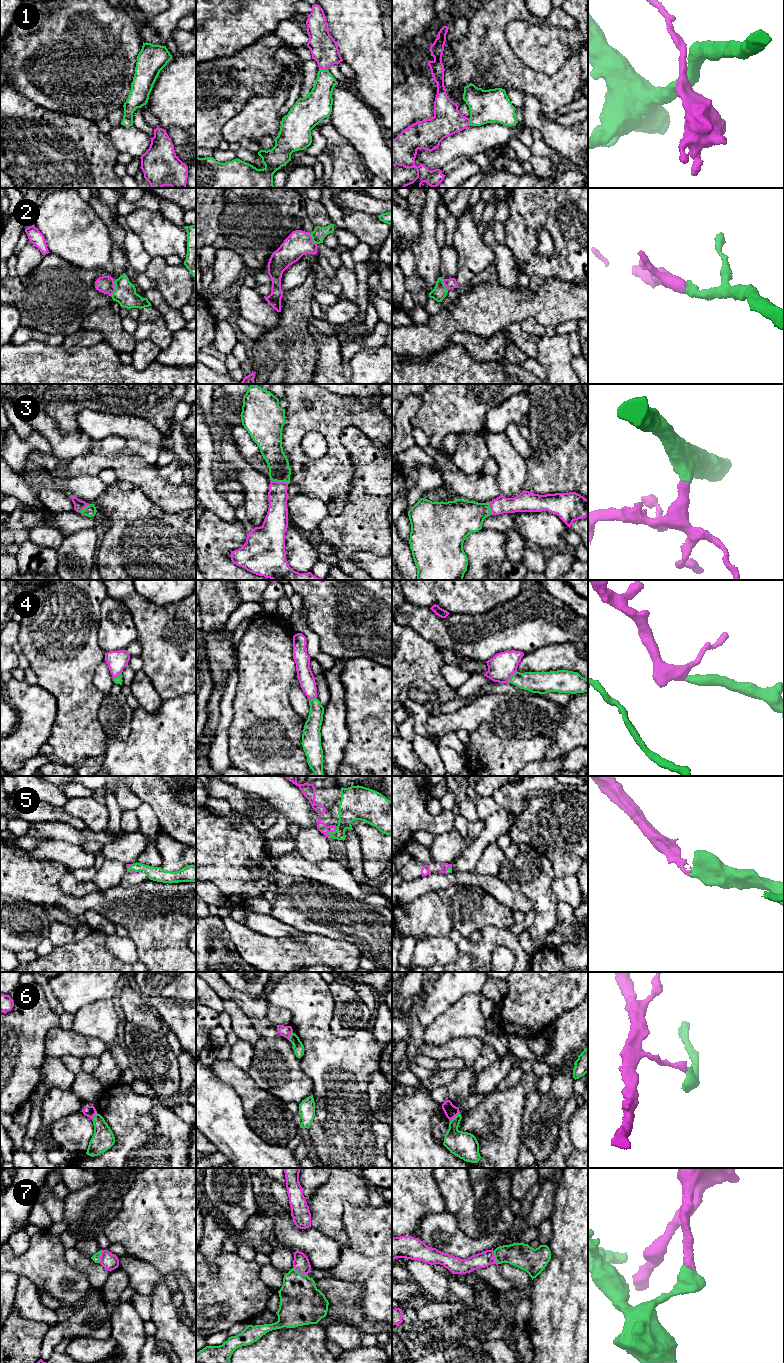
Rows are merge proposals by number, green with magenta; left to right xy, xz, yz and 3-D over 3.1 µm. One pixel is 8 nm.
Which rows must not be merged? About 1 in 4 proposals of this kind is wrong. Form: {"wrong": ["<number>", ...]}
{"wrong": ["6"]}

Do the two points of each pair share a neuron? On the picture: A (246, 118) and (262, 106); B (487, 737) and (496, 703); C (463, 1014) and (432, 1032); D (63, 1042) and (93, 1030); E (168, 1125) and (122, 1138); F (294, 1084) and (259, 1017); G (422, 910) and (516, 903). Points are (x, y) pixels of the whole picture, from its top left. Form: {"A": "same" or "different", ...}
{"A": "same", "B": "different", "C": "same", "D": "different", "E": "same", "F": "same", "G": "different"}

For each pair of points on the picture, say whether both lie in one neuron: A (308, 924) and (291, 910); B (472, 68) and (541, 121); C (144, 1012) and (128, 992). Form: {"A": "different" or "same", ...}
{"A": "same", "B": "different", "C": "same"}

